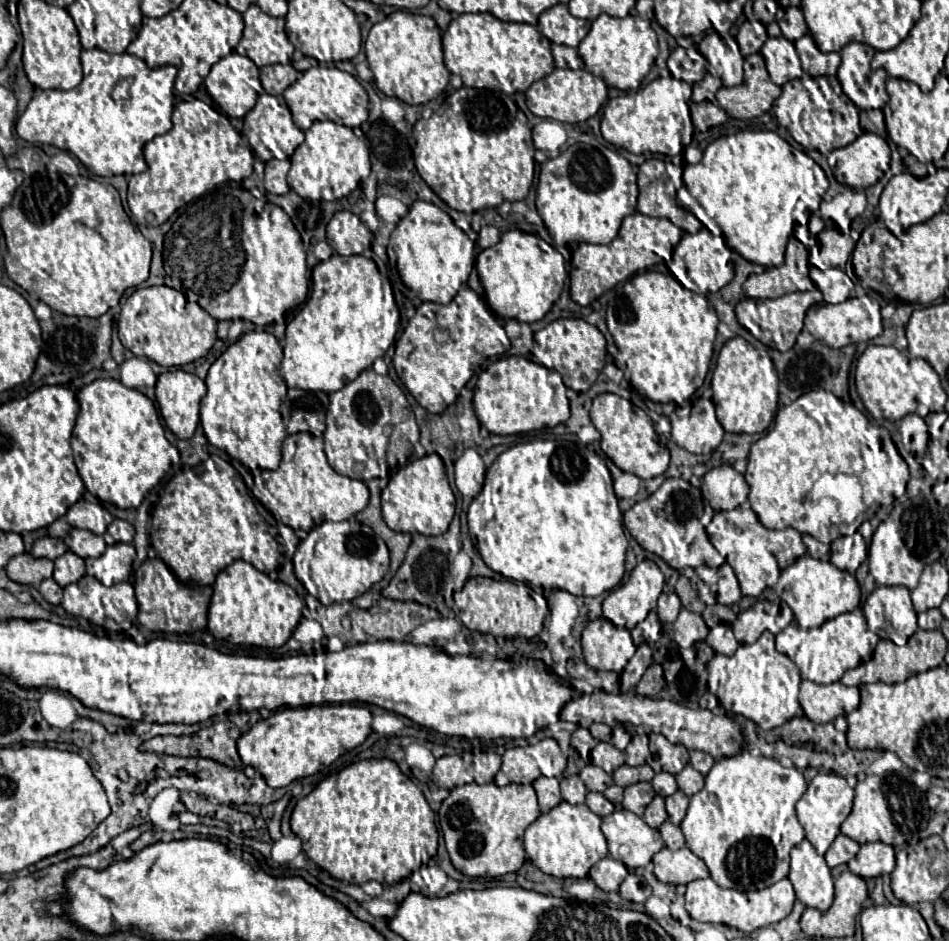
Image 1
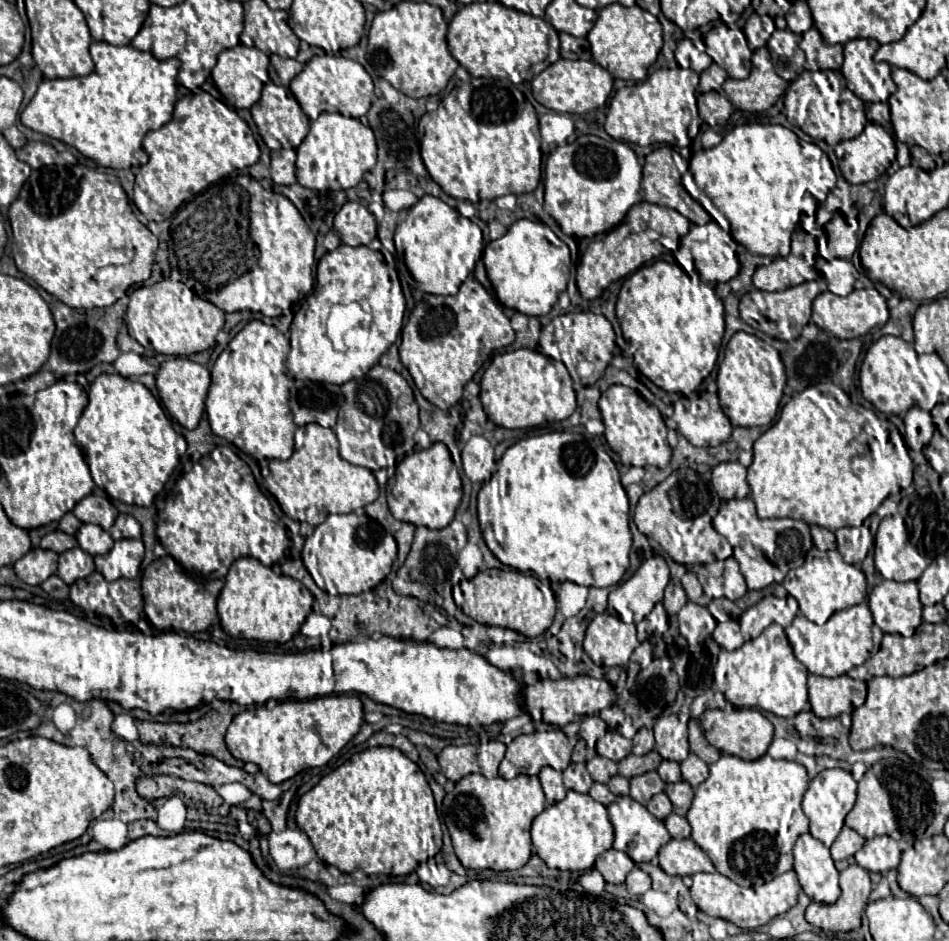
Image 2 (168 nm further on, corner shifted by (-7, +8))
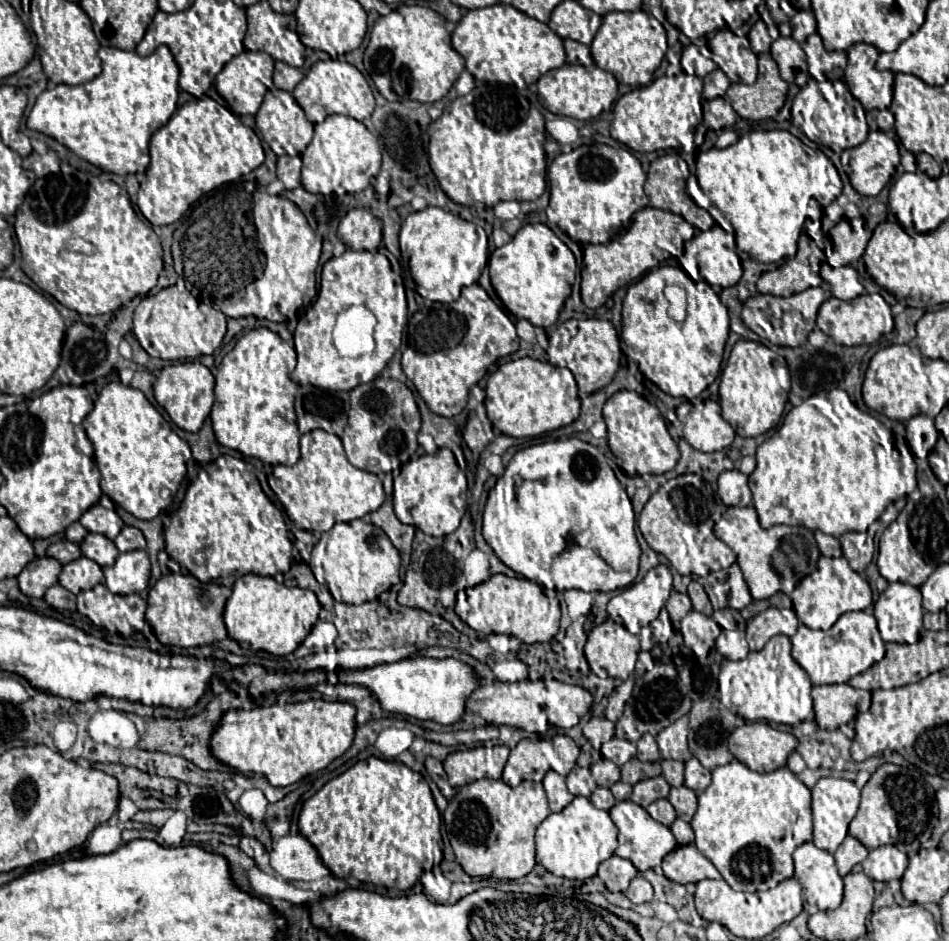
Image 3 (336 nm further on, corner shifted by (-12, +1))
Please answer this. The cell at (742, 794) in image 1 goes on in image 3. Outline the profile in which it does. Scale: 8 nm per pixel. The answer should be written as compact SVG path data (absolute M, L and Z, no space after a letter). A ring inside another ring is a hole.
M739 760L713 770L713 782L699 794L699 808L691 820L695 844L719 870L723 880L733 890L767 890L793 876L793 852L813 836L811 826L811 790L789 770L777 768L773 772L753 772Z

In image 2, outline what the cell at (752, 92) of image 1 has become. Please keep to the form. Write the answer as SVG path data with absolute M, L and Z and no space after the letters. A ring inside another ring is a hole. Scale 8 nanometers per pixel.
M766 47L756 49L751 62L752 69L748 79L744 79L744 81L726 79L722 89L728 97L728 101L736 109L750 111L750 113L766 111L786 91L788 83L776 75L776 71L770 63L770 53Z

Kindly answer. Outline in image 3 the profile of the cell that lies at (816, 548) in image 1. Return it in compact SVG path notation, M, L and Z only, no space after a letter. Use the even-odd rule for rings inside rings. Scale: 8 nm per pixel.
M815 532L815 540L819 544L819 550L823 556L841 556L841 544L837 538L829 536L829 534L823 534L823 532Z

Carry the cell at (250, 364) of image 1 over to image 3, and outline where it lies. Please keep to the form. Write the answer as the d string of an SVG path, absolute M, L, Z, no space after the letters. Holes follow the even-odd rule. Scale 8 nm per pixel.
M255 328L239 338L235 348L223 358L221 368L217 370L217 386L215 386L215 402L209 415L213 422L213 430L217 442L239 450L245 456L259 458L267 464L295 464L299 460L299 430L295 410L293 410L293 390L297 384L291 382L291 373L297 363L293 338L284 340L269 328Z

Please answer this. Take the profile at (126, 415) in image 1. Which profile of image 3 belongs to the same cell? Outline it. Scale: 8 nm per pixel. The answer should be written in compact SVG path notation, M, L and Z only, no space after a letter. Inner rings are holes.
M121 382L107 384L95 408L87 414L85 432L95 448L95 462L101 472L101 490L135 518L155 518L173 502L173 496L186 476L186 461L192 457L189 444L181 440L159 410L141 390Z

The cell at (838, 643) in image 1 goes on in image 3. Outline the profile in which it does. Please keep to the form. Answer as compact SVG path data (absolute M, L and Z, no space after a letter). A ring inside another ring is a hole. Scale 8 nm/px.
M871 610L847 612L843 614L829 630L811 630L805 624L799 624L797 634L791 638L793 658L809 674L813 684L843 684L849 678L865 672L885 656L883 642L875 616Z

